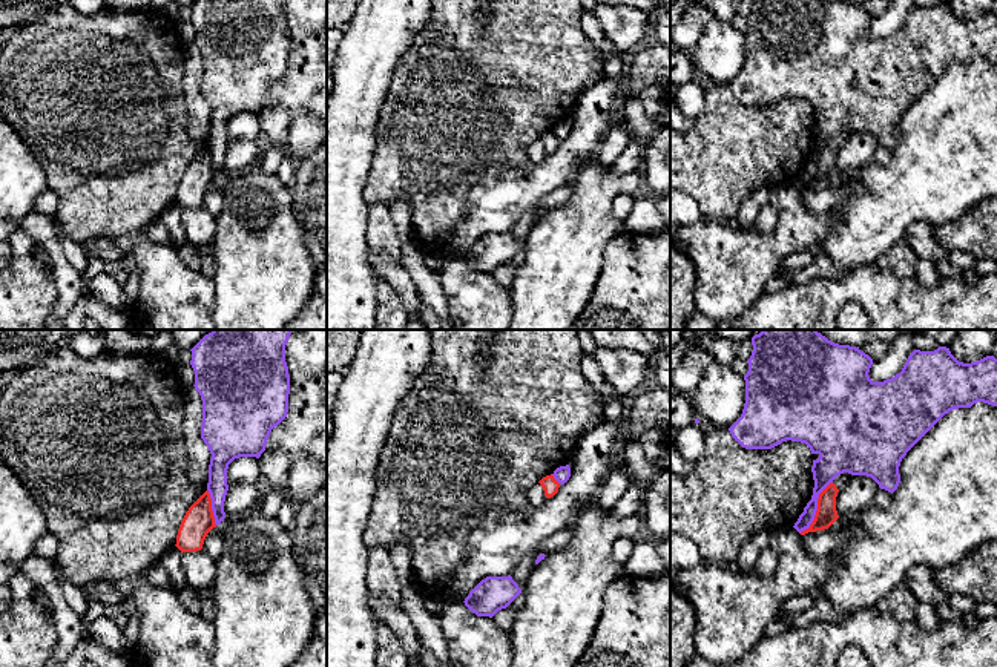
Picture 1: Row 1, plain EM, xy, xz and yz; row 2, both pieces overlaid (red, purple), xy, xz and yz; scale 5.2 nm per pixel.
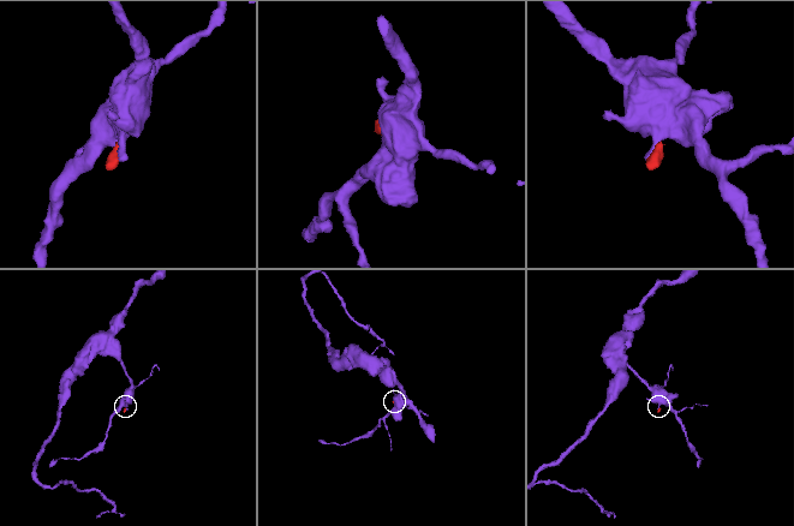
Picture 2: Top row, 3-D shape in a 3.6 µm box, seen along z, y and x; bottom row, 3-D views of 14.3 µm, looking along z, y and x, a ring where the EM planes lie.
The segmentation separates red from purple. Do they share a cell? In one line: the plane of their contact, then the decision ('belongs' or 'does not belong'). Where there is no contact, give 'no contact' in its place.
meets red in yz; does not belong

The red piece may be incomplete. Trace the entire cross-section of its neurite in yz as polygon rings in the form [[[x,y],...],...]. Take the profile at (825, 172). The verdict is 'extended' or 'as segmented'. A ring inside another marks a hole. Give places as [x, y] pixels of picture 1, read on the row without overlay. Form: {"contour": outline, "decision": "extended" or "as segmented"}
{"contour": [[[844,129],[837,132],[821,150],[818,155],[818,167],[813,179],[808,186],[802,187],[801,192],[808,189],[828,186],[837,175],[836,167],[836,153],[839,146],[850,136],[851,130]]], "decision": "extended"}

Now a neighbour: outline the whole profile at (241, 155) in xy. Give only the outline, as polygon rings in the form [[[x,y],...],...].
[[[233,140],[229,141],[229,147],[224,158],[225,173],[245,172],[255,167],[261,167],[261,156],[264,143],[252,140]]]

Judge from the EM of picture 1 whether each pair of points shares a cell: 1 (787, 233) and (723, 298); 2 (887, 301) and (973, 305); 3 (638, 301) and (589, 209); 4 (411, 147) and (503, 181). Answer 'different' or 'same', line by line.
1: same
2: same
3: different
4: different

